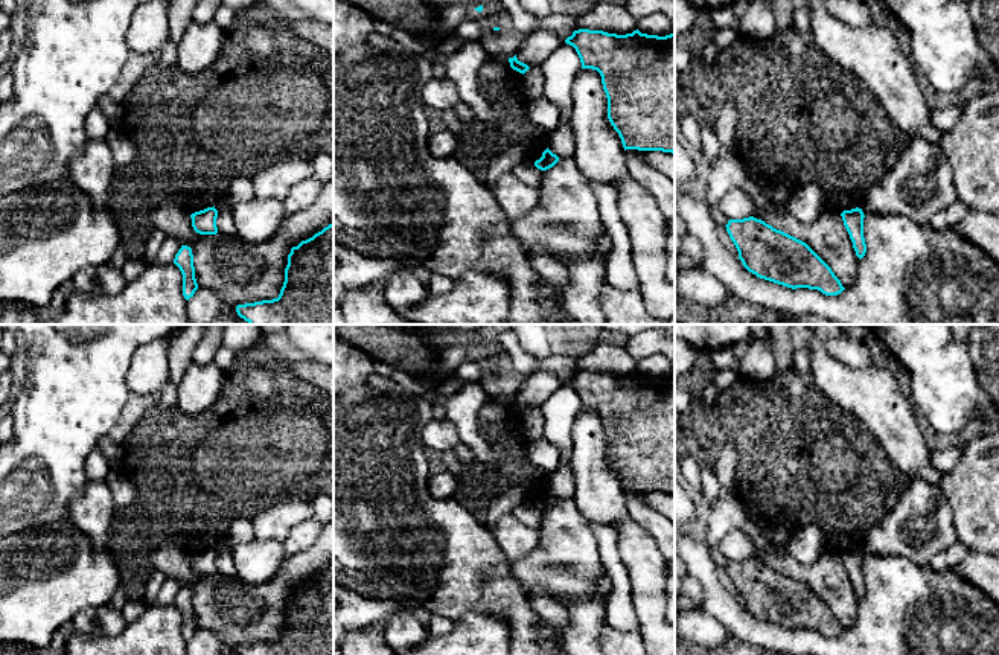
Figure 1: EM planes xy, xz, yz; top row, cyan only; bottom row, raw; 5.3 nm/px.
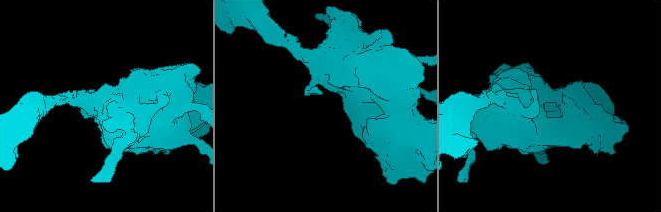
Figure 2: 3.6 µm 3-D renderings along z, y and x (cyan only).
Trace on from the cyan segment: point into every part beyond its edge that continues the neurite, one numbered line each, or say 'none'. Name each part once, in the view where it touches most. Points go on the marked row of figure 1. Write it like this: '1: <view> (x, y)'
none

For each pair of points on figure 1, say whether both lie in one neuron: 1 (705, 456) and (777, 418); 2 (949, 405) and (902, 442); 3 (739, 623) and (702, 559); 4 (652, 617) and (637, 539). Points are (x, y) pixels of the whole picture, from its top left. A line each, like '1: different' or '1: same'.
1: same
2: different
3: same
4: same

